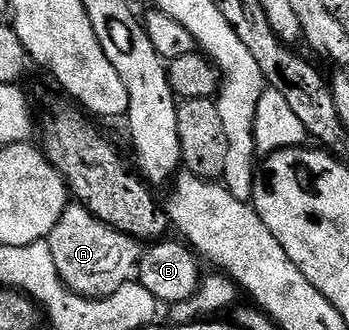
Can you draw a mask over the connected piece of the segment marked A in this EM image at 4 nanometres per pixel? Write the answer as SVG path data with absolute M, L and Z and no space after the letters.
M70 205L59 225L49 235L47 240L51 249L51 257L55 257L55 269L59 277L65 282L66 287L76 295L85 299L106 299L111 293L115 293L123 285L134 282L138 278L143 247L138 240L131 235L124 235L122 231L116 231L114 227L108 227L103 221L99 221L86 207Z

